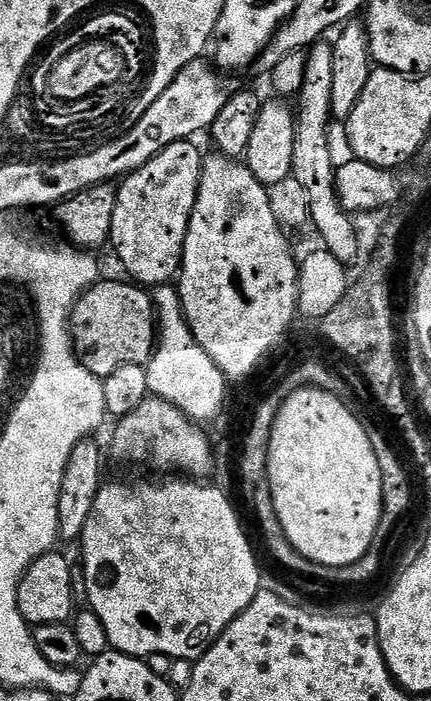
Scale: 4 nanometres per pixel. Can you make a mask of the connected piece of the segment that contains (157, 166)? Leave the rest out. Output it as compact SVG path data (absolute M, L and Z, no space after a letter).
M179 140L166 146L166 150L146 162L146 166L123 177L119 185L110 248L116 251L121 266L137 285L171 285L184 263L184 239L200 189L200 172L204 168L202 152L194 145Z

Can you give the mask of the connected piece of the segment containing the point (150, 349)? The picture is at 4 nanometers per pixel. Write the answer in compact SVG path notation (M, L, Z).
M101 279L74 306L70 321L72 343L80 363L101 378L114 374L118 366L147 365L156 351L158 325L153 297L143 287L127 283Z

